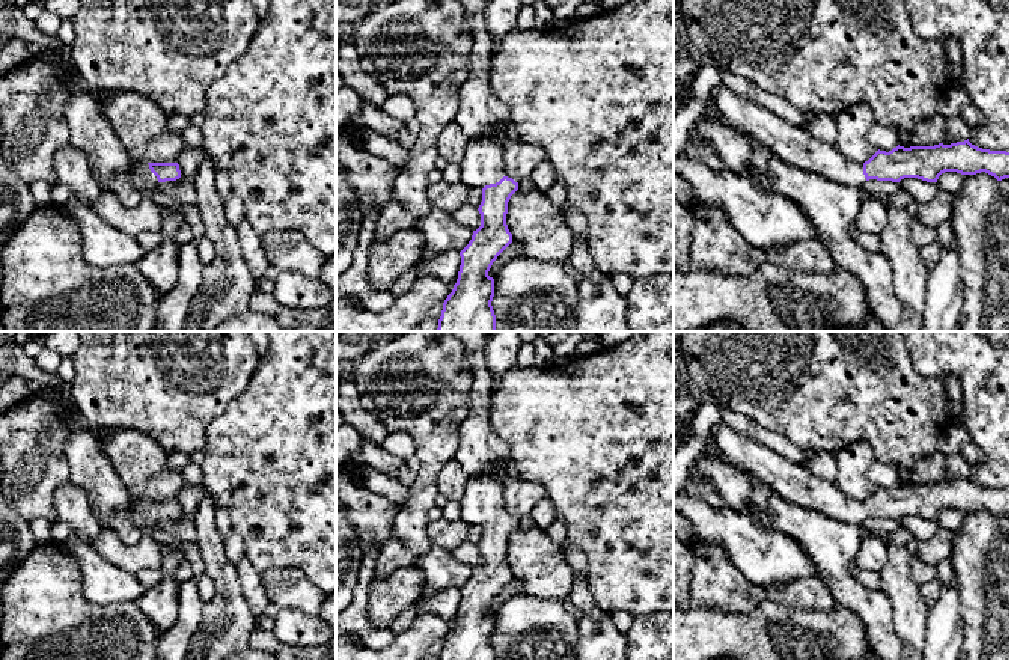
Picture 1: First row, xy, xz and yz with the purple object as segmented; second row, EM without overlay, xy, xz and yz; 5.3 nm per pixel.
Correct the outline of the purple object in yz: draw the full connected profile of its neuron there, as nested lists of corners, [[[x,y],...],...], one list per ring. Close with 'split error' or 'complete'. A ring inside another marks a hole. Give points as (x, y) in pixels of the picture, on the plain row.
[[[725,422],[714,425],[708,435],[716,440],[729,464],[755,475],[787,502],[844,523],[862,526],[869,517],[900,520],[904,515],[937,520],[945,509],[985,509],[997,518],[1011,515],[1011,490],[982,487],[969,476],[934,484],[898,482],[889,490],[878,487],[865,500],[853,500],[835,482],[815,476],[806,467],[734,431]]]; split error

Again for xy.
[[[133,497],[130,505],[130,515],[133,518],[133,523],[139,529],[143,529],[148,521],[179,517],[181,508],[178,500],[143,500]]]; split error

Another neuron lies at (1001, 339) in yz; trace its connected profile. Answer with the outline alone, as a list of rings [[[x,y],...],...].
[[[984,332],[984,336],[996,348],[1011,348],[1011,332]]]

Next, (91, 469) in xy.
[[[69,416],[68,426],[71,428],[71,437],[65,445],[68,482],[86,491],[89,505],[104,530],[115,532],[127,545],[139,542],[142,529],[130,515],[133,496],[101,448],[93,428],[81,416]]]

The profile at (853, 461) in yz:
[[[862,440],[842,448],[835,454],[838,475],[835,484],[853,500],[868,499],[878,482],[868,478],[871,464],[877,460],[872,446]]]

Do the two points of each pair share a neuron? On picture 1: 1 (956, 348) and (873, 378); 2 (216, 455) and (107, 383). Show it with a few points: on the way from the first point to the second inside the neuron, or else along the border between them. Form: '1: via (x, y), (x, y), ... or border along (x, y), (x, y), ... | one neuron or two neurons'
1: border along (907, 347), (912, 363), (921, 374), (943, 378) | two neurons
2: border along (220, 415), (207, 428), (207, 440), (201, 449) | two neurons

